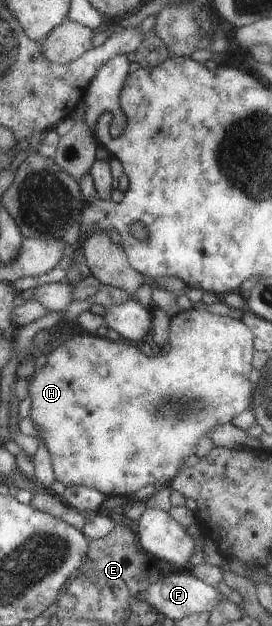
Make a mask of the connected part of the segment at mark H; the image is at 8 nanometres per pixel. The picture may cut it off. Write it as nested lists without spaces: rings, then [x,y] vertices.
[[[192,308],[192,309],[189,309],[189,310],[188,310],[188,311],[184,311],[184,310],[183,310],[183,311],[181,311],[181,312],[179,312],[179,313],[178,313],[178,314],[175,314],[175,315],[174,315],[174,316],[172,316],[172,318],[171,318],[171,327],[169,327],[169,340],[168,340],[168,342],[167,342],[167,347],[166,347],[166,349],[164,349],[164,350],[158,350],[158,351],[163,351],[163,353],[161,353],[161,355],[159,355],[159,357],[157,357],[157,355],[155,355],[155,354],[154,354],[154,355],[153,355],[153,357],[147,357],[147,355],[144,355],[144,354],[143,354],[143,353],[142,353],[142,352],[141,352],[141,351],[140,351],[140,345],[137,345],[137,344],[135,344],[135,343],[131,343],[131,342],[128,342],[128,341],[127,341],[127,340],[124,340],[124,341],[123,341],[123,342],[121,342],[121,341],[110,341],[110,340],[109,340],[109,339],[106,339],[106,338],[105,338],[105,337],[99,337],[99,336],[97,336],[97,335],[96,335],[96,334],[87,334],[87,335],[83,335],[83,336],[79,336],[79,335],[77,335],[77,336],[75,336],[75,337],[74,337],[74,338],[72,338],[72,339],[71,339],[71,340],[70,340],[70,341],[67,341],[67,342],[66,342],[66,343],[64,343],[64,344],[63,344],[63,345],[61,345],[61,346],[60,346],[60,347],[57,347],[57,349],[55,349],[55,350],[54,350],[54,351],[51,351],[51,352],[50,352],[50,353],[49,353],[49,354],[48,354],[48,355],[45,355],[45,357],[44,357],[44,358],[43,358],[43,359],[42,359],[42,360],[41,360],[41,361],[40,361],[40,362],[39,362],[39,363],[38,363],[38,366],[37,366],[37,368],[36,368],[36,370],[35,370],[35,373],[34,373],[34,375],[33,375],[33,380],[32,380],[32,381],[31,381],[31,383],[30,383],[30,385],[29,385],[29,394],[28,394],[28,395],[29,395],[29,396],[31,396],[31,404],[32,404],[32,405],[31,405],[31,413],[30,413],[30,414],[29,414],[29,417],[30,417],[30,418],[31,418],[31,420],[32,420],[32,421],[33,421],[33,423],[34,423],[34,425],[35,425],[35,427],[37,427],[37,429],[39,429],[39,433],[40,433],[40,435],[41,435],[41,436],[42,436],[42,437],[43,437],[43,441],[44,441],[44,442],[45,442],[45,443],[46,443],[46,445],[45,445],[45,448],[46,448],[46,449],[48,449],[48,450],[49,450],[49,453],[50,453],[50,455],[51,455],[51,463],[52,463],[52,467],[53,467],[53,471],[54,471],[54,474],[55,474],[55,477],[56,477],[56,480],[57,480],[57,481],[59,481],[59,482],[60,482],[60,483],[63,483],[63,485],[65,485],[65,486],[67,486],[67,485],[78,485],[78,486],[85,486],[85,487],[88,487],[88,488],[93,488],[93,489],[94,489],[94,490],[97,490],[97,491],[100,491],[100,492],[101,492],[101,493],[102,493],[102,494],[103,494],[103,495],[104,495],[104,496],[106,496],[106,495],[122,495],[122,496],[126,496],[126,497],[129,497],[129,496],[130,496],[130,495],[133,495],[133,493],[135,493],[135,491],[140,491],[140,490],[143,490],[143,489],[144,489],[144,488],[143,488],[143,487],[145,487],[145,486],[146,486],[146,485],[155,485],[155,487],[156,487],[156,488],[157,488],[157,489],[161,489],[161,488],[162,488],[162,487],[165,487],[165,486],[167,486],[167,485],[169,485],[169,484],[170,484],[170,482],[171,482],[171,481],[172,481],[172,480],[173,480],[173,479],[174,479],[174,478],[175,478],[175,477],[176,477],[176,474],[177,474],[177,473],[178,473],[178,472],[179,472],[179,471],[180,471],[180,470],[181,470],[181,469],[182,469],[182,468],[183,468],[183,467],[184,467],[184,466],[185,466],[185,464],[184,464],[184,462],[185,462],[185,460],[186,460],[186,458],[188,458],[188,457],[190,457],[190,456],[191,456],[191,455],[194,455],[194,454],[195,454],[195,453],[196,453],[196,448],[197,448],[197,446],[198,446],[198,444],[199,444],[199,440],[200,440],[200,439],[203,439],[203,437],[204,437],[204,438],[205,438],[205,437],[207,437],[207,438],[209,438],[209,437],[210,437],[210,435],[211,435],[211,433],[212,433],[212,432],[213,432],[213,431],[214,431],[214,430],[215,430],[215,429],[216,429],[216,427],[219,427],[219,426],[223,426],[223,425],[227,425],[227,423],[232,423],[232,420],[233,420],[233,419],[235,419],[235,417],[236,417],[236,416],[239,416],[239,415],[240,415],[240,414],[241,414],[241,413],[243,413],[243,411],[246,411],[246,410],[247,410],[247,409],[248,409],[248,408],[250,408],[250,407],[251,407],[251,405],[252,405],[252,396],[253,396],[253,391],[254,391],[254,385],[253,385],[253,384],[252,384],[252,383],[251,383],[251,381],[250,381],[250,374],[251,374],[251,371],[252,371],[252,368],[253,368],[253,367],[252,367],[252,360],[253,360],[253,357],[254,357],[254,351],[255,351],[255,350],[254,350],[254,336],[253,336],[253,333],[252,333],[252,332],[251,332],[251,331],[250,331],[250,330],[249,330],[249,329],[248,329],[248,328],[247,328],[247,327],[246,327],[246,326],[245,326],[245,325],[244,325],[244,324],[243,324],[243,323],[242,323],[242,321],[236,321],[236,320],[235,320],[235,319],[232,319],[232,318],[231,318],[231,317],[230,317],[230,316],[227,316],[227,317],[226,317],[226,316],[219,316],[219,315],[214,315],[214,314],[213,314],[213,313],[209,313],[209,311],[207,311],[207,310],[206,310],[206,311],[205,311],[205,310],[203,310],[203,309],[195,309],[195,308]]]

